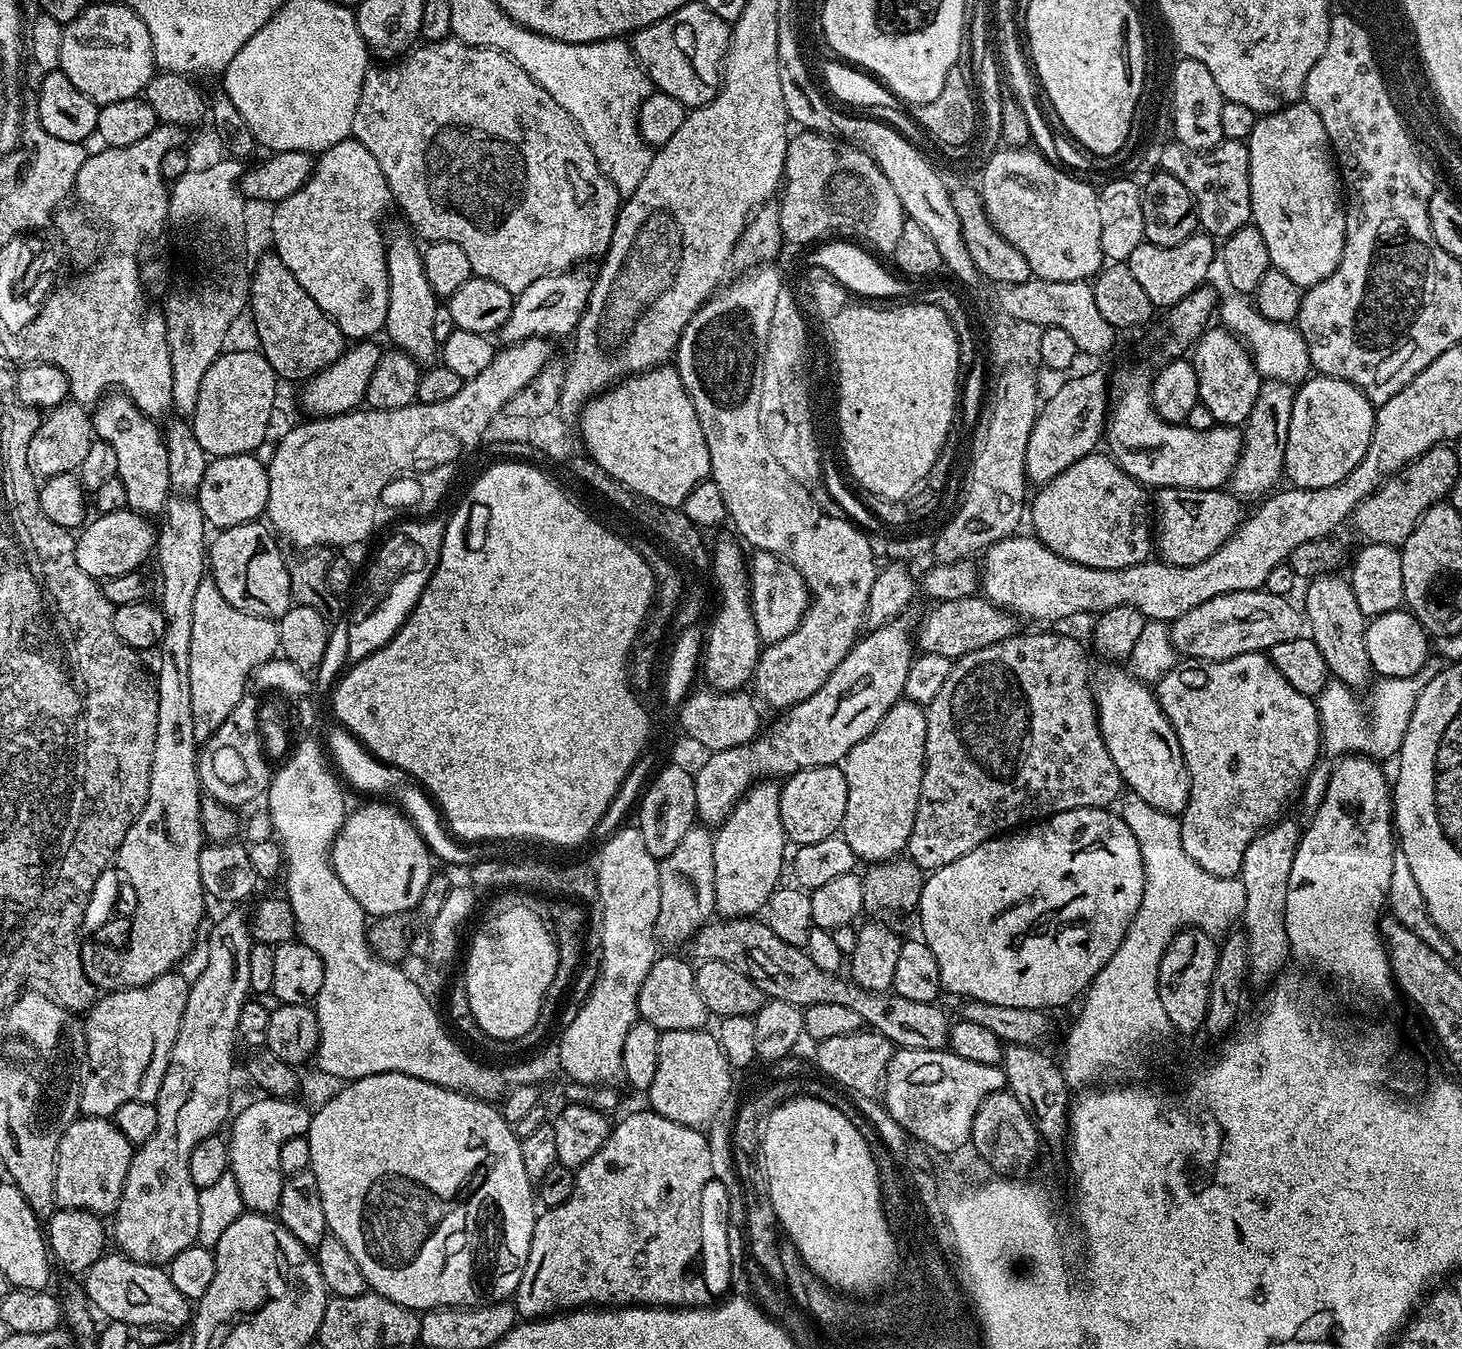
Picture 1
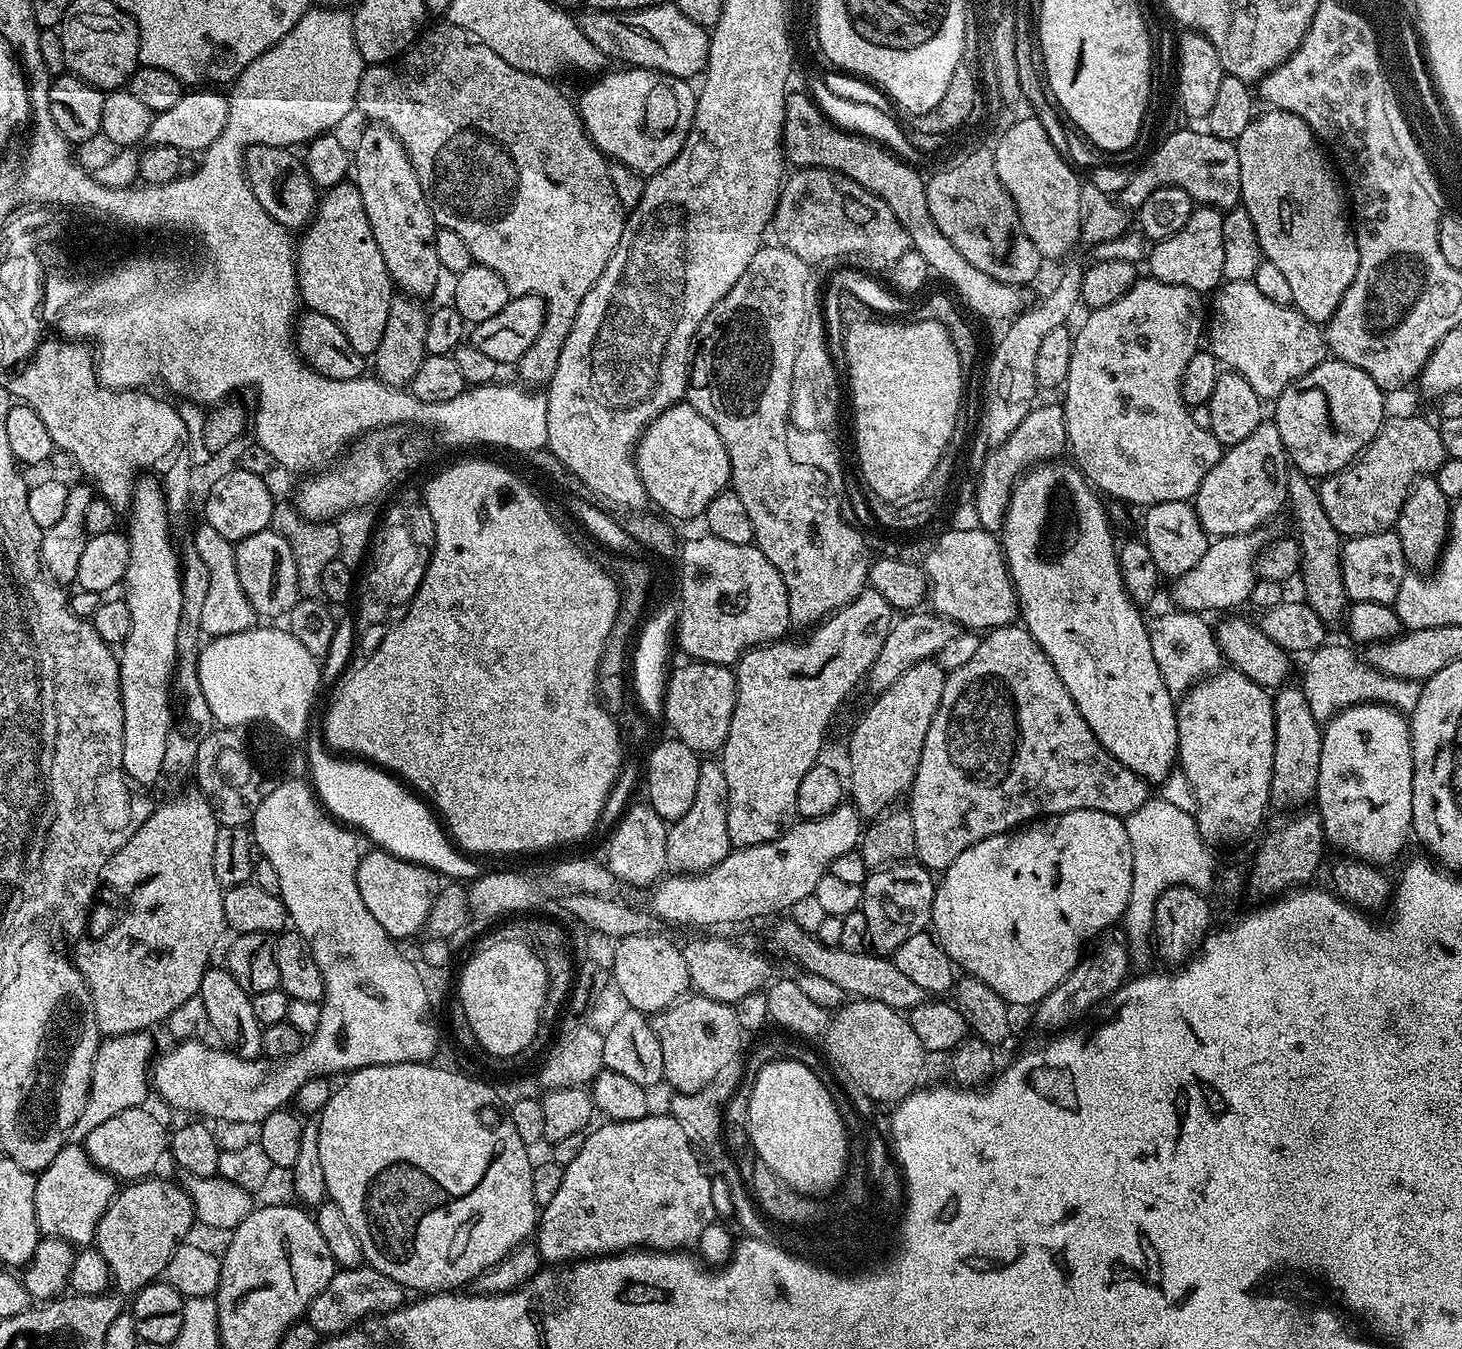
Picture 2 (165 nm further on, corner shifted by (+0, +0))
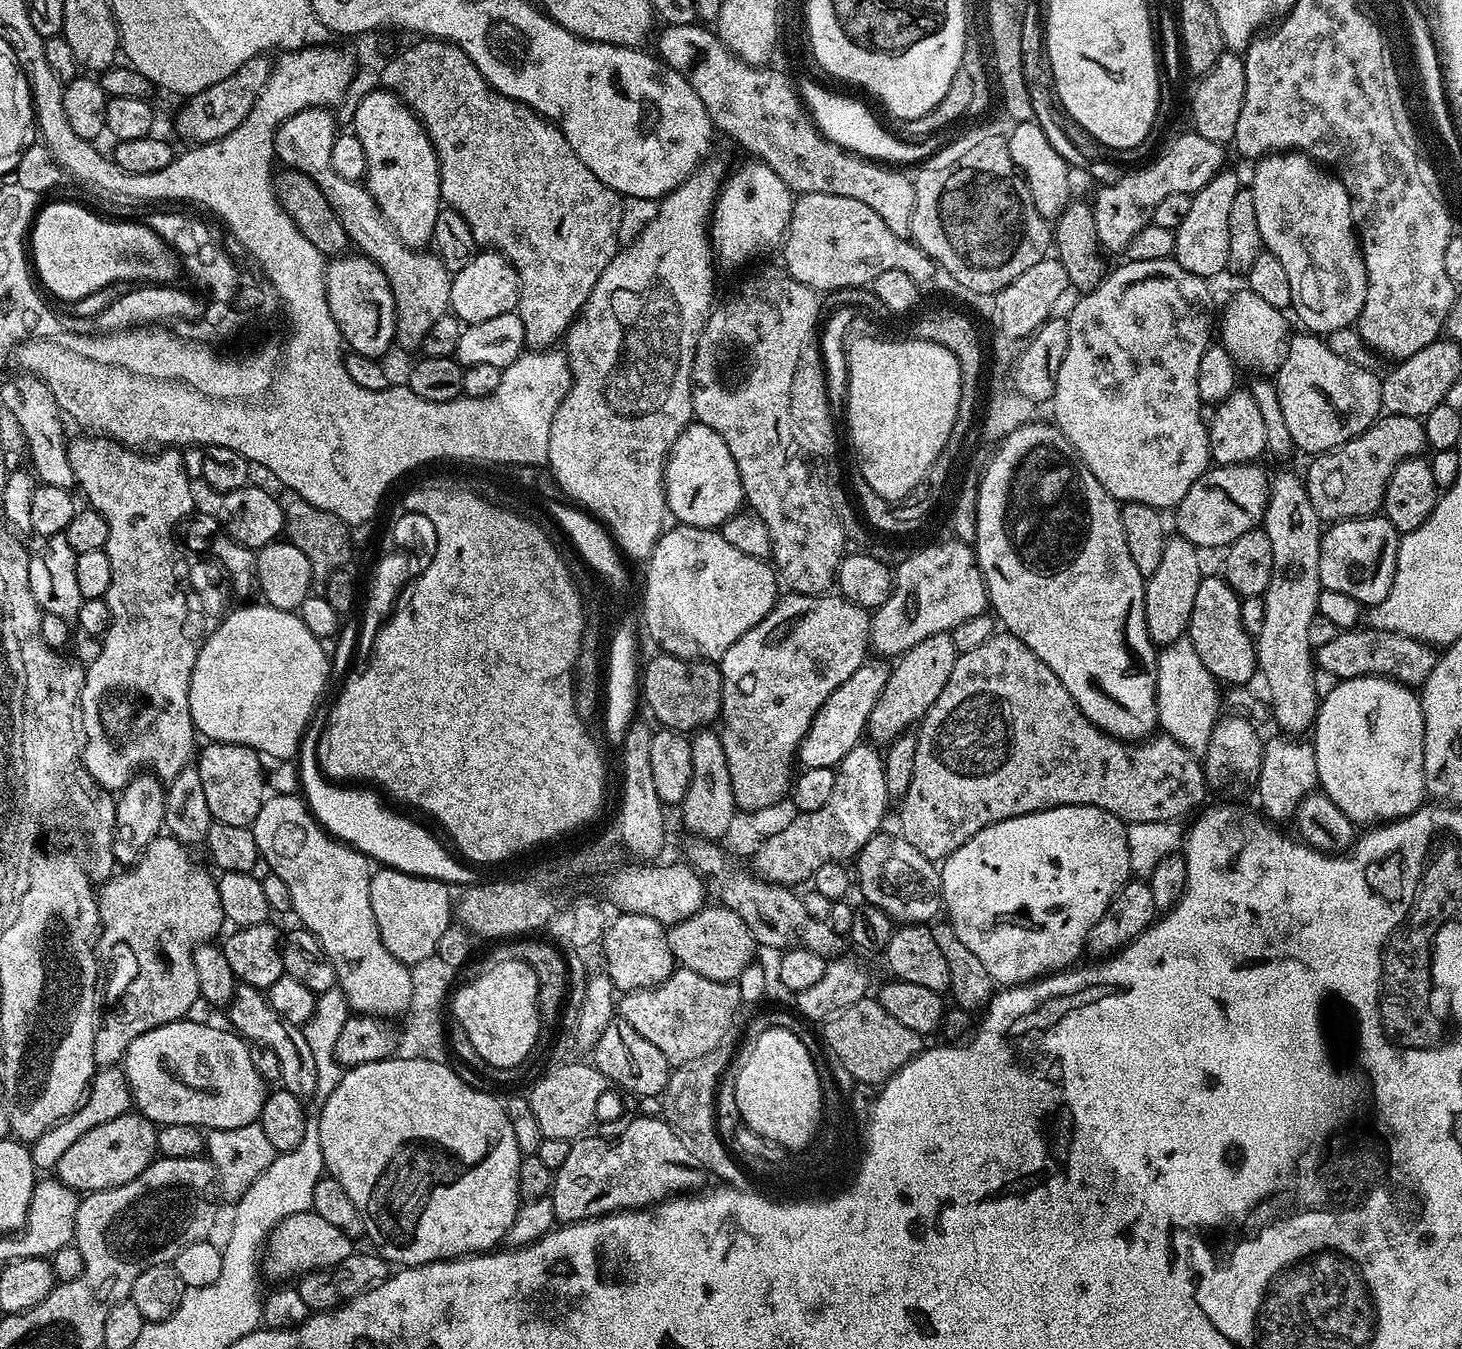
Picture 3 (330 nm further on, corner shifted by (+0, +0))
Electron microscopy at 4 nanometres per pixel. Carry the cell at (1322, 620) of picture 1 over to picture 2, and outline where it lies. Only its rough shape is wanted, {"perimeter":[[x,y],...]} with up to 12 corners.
{"perimeter":[[1288,477],[1303,599],[1325,626],[1350,607],[1342,537],[1317,485]]}

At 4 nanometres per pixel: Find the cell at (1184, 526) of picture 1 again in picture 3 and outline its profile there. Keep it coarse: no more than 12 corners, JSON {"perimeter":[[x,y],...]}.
{"perimeter":[[1165,539],[1144,586],[1153,644],[1187,633],[1202,579],[1195,544]]}

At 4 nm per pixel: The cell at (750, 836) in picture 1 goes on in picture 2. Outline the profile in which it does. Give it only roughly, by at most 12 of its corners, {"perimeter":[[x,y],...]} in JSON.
{"perimeter":[[871,586],[735,665],[722,749],[737,849],[797,823],[832,711],[894,609]]}

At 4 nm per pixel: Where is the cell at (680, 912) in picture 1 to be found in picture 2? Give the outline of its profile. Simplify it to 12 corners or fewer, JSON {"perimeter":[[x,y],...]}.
{"perimeter":[[701,763],[694,803],[668,830],[666,865],[706,873],[728,856],[728,787]]}

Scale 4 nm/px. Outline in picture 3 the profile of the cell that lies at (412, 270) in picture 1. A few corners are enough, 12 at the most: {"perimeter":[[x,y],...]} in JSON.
{"perimeter":[[387,90],[350,130],[366,187],[406,246],[427,249],[442,207],[428,131]]}

